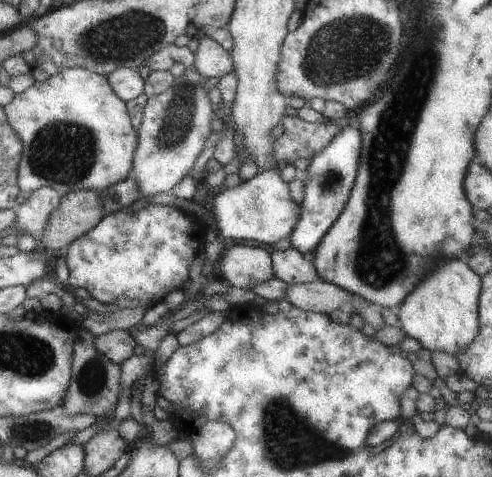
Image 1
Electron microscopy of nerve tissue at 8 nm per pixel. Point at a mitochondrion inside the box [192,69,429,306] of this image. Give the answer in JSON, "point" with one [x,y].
{"point":[330,180]}

